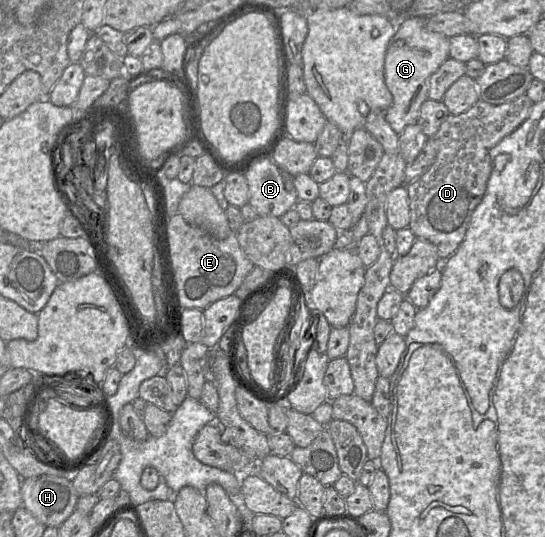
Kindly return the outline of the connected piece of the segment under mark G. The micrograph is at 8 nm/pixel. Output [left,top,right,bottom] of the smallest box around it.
[384,16,449,135]

